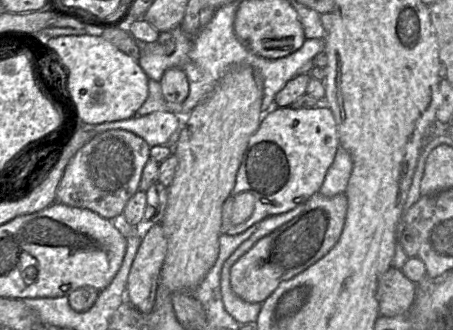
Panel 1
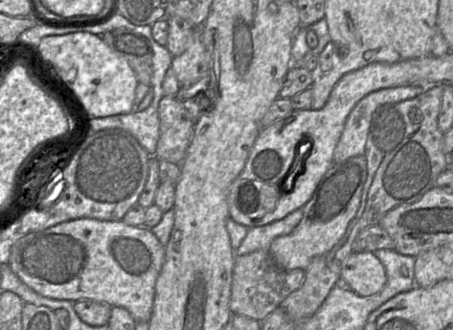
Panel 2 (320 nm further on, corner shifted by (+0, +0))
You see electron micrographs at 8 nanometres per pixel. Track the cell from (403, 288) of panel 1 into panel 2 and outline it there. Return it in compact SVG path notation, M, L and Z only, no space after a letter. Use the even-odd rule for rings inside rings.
M352 252L343 262L341 283L359 296L371 296L380 292L387 275L381 261L373 252Z

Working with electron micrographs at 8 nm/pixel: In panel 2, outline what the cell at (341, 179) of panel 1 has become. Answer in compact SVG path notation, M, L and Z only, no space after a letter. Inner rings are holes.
M400 86L383 88L363 97L349 113L333 153L333 163L364 155L369 124L374 111L384 105L412 99L429 87Z

